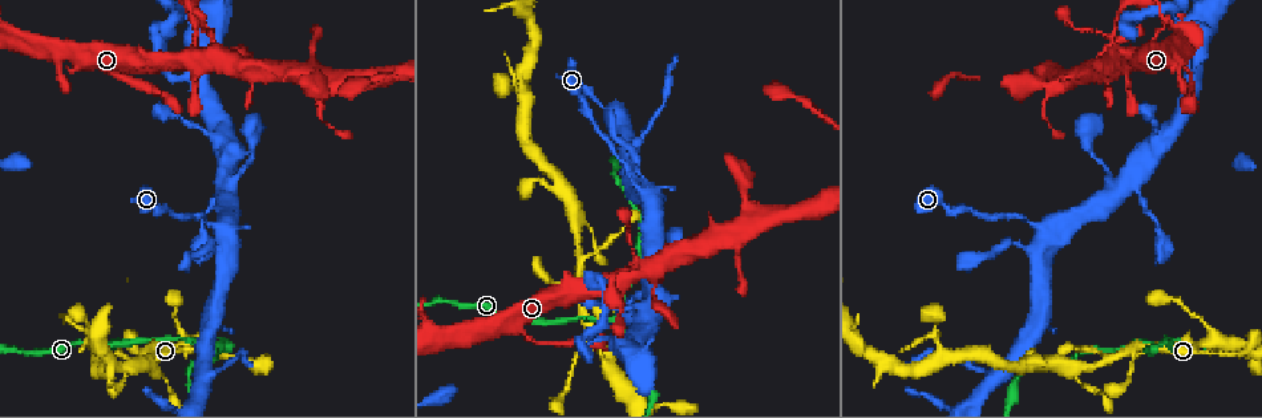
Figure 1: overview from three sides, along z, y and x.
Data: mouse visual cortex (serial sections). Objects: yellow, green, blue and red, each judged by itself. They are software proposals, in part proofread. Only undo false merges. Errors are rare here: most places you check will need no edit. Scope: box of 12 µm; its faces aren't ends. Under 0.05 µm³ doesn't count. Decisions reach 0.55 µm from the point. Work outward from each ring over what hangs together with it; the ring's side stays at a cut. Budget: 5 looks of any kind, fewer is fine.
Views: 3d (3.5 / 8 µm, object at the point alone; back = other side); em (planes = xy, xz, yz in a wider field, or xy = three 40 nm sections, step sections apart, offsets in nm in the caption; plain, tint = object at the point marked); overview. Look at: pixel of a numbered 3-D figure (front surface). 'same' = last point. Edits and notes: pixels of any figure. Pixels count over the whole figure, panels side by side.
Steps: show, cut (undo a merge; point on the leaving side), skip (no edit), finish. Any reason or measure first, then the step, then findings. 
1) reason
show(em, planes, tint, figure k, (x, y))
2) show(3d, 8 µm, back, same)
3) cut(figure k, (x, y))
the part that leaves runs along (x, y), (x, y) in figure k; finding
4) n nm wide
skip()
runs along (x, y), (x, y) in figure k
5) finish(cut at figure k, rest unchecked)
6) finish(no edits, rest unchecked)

three arms meet
show(em, xy, step 5, tint, figure 1, (189, 340))

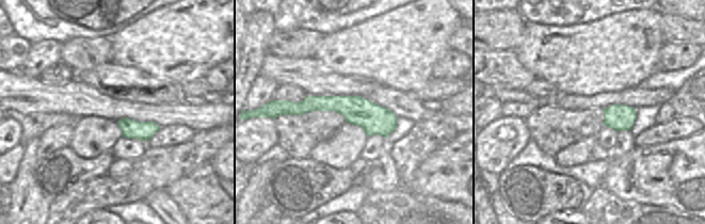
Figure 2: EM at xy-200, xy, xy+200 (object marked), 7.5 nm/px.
wider look
show(3d, 3.5 µm, same)

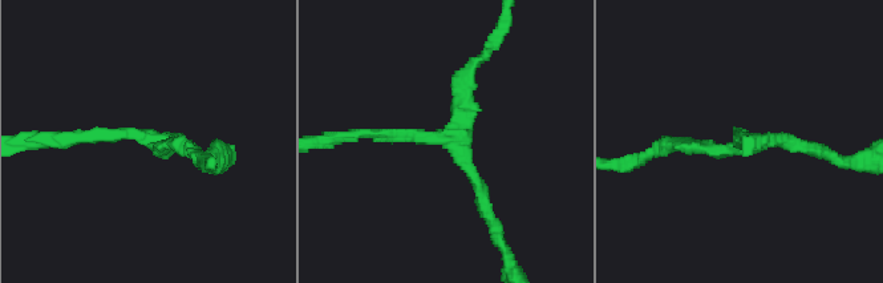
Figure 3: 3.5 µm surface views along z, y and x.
skip()
continuous, no second cell

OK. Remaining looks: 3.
small branch off a trunk
show(3d, 3.5 µm, back, figure 1, (216, 52))

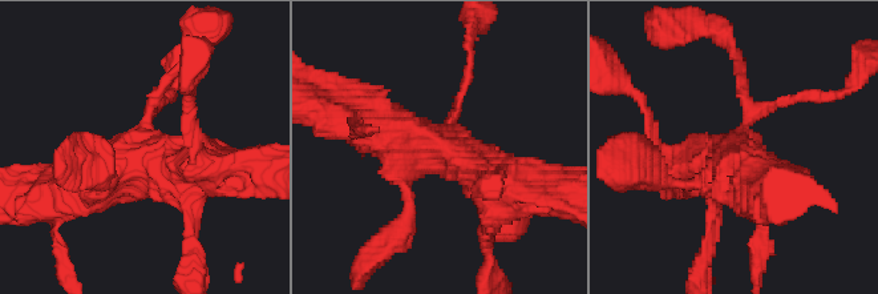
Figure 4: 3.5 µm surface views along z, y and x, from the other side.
now the EM
show(em, xy, step 5, tint, figure 4, (147, 142))

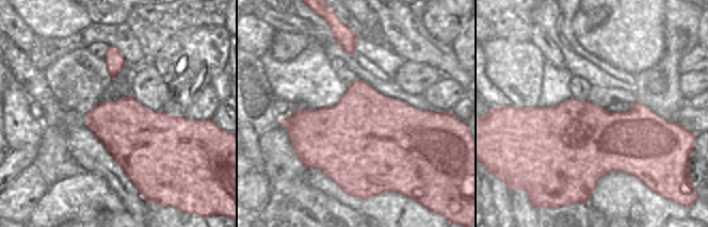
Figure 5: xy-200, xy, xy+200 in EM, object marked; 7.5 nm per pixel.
skip()
runs along (525, 178), (361, 128) in figure 4; continuous, no second cell

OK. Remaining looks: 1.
finish(no edits, rest unchecked)

